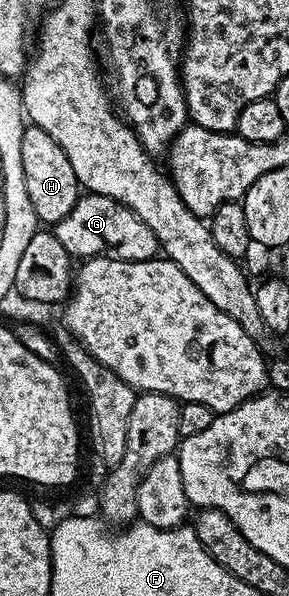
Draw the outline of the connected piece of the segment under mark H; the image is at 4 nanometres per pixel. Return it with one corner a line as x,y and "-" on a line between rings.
30,125
22,133
20,161
24,165
24,185
28,189
32,209
36,209
39,224
53,225
68,217
78,200
80,184
72,169
72,161
68,161
64,149
52,141
45,129

